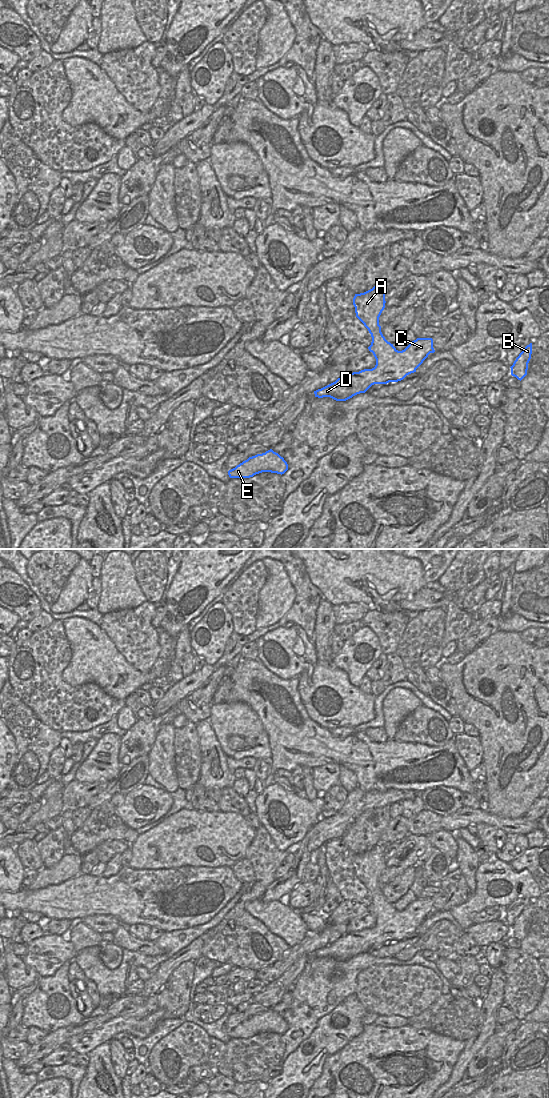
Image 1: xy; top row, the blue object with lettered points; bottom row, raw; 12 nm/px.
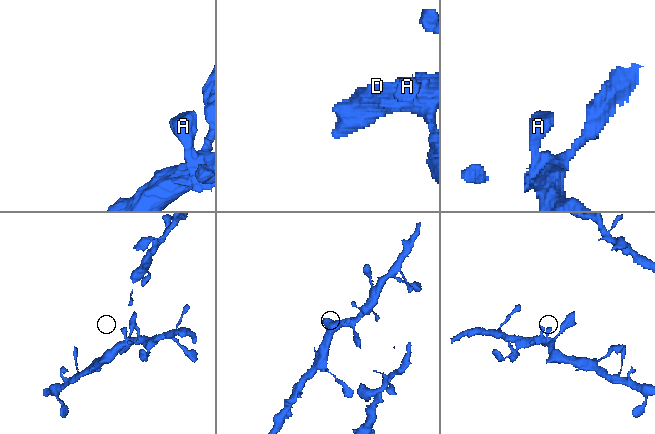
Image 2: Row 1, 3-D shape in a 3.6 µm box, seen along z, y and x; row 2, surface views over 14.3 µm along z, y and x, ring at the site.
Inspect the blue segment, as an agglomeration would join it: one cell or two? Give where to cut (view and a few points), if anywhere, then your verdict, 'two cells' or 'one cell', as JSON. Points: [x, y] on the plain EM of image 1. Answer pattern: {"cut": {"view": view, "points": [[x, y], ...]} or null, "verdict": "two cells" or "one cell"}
{"cut": null, "verdict": "one cell"}

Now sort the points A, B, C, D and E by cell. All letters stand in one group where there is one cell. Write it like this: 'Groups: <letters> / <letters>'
Groups: A B C D E

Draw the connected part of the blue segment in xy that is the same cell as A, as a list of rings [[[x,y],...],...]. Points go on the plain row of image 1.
[[[379,843],[364,853],[355,854],[353,858],[356,877],[372,897],[368,909],[376,919],[375,927],[346,933],[335,942],[314,951],[315,957],[346,961],[365,953],[374,944],[401,941],[416,932],[428,915],[435,912],[432,898],[417,898],[402,911],[385,899],[379,885],[379,877],[386,863],[385,852],[384,844]]]

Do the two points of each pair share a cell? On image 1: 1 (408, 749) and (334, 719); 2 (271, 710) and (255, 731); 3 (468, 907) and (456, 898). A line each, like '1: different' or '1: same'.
1: different
2: different
3: different

